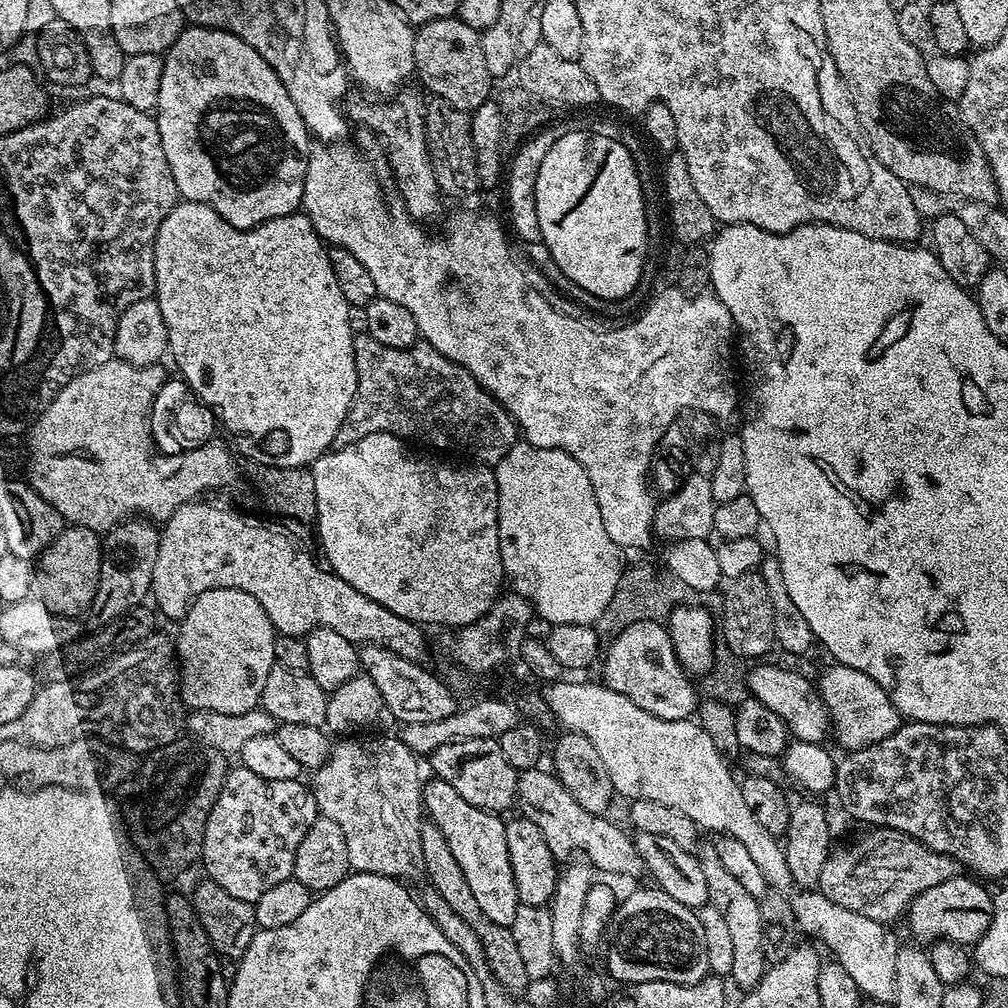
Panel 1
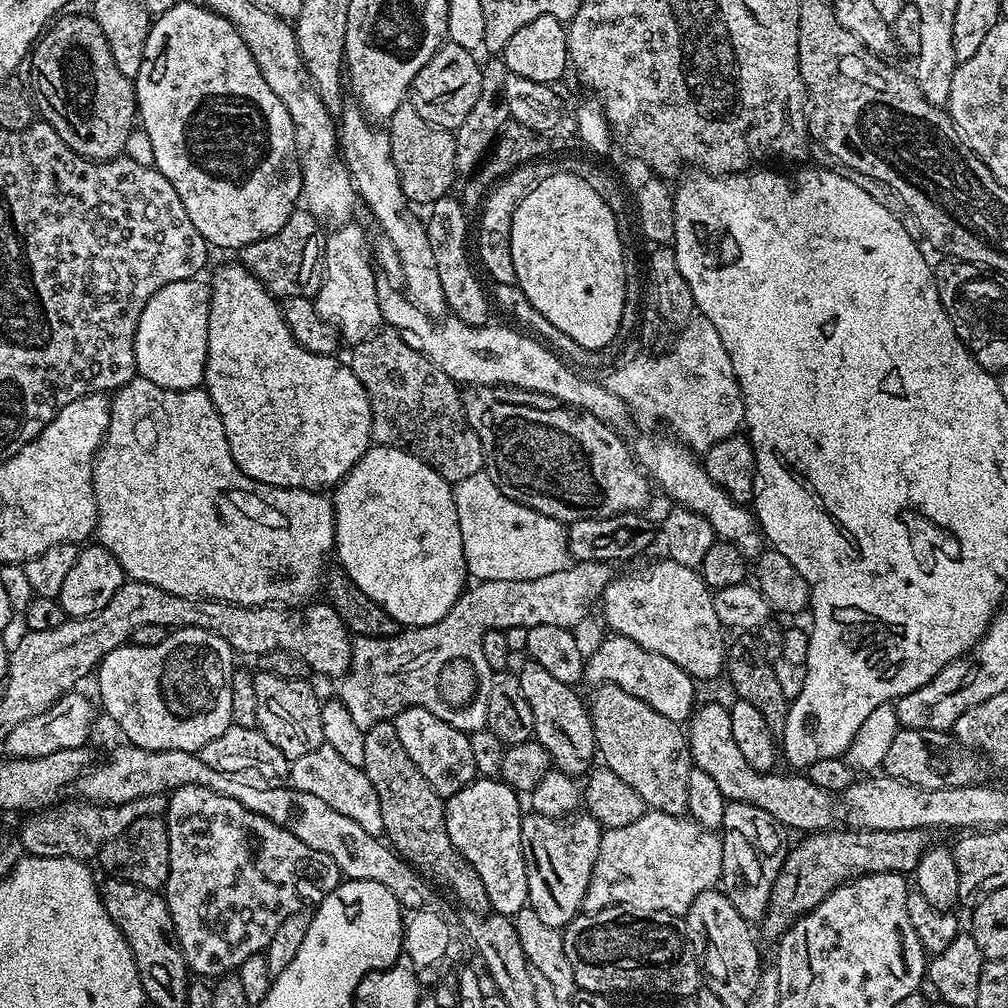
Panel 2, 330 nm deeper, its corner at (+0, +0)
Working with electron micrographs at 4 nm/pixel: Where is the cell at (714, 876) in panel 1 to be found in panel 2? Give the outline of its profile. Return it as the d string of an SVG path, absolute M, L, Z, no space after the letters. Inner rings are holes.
M597 684L595 685L593 692L596 693L593 694L592 700L590 696L590 711L592 714L592 725L594 726L594 738L596 739L596 751L598 753L599 759L602 761L603 767L609 768L610 770L614 770L614 774L618 774L618 778L623 778L625 782L630 782L630 786L634 786L634 790L638 790L638 794L642 794L642 798L644 799L645 805L647 805L649 809L655 810L657 812L669 812L671 816L685 815L685 813L687 813L688 810L688 807L686 806L686 778L689 776L690 770L694 766L692 762L692 756L688 752L688 738L685 729L681 727L681 725L675 724L674 722L670 722L670 718L666 718L666 714L658 714L658 710L654 710L642 698L634 698L634 694L626 694L626 690L622 690L622 686L614 686L613 684Z

